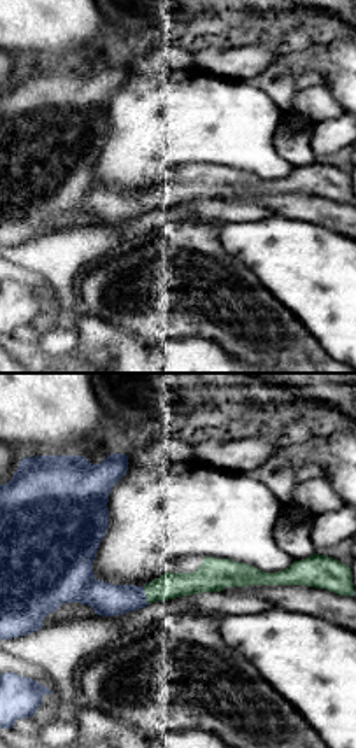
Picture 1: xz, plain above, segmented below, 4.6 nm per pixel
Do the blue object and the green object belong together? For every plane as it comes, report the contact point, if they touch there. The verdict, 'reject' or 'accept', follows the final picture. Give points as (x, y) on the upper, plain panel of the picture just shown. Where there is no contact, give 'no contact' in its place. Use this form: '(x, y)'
(144, 204)

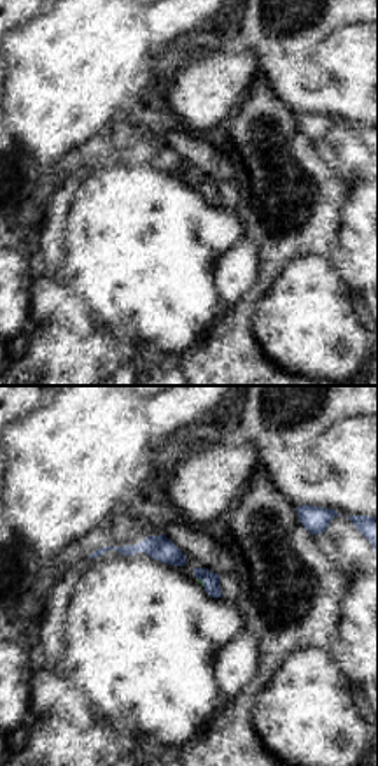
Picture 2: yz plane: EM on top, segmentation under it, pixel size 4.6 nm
(203, 188)

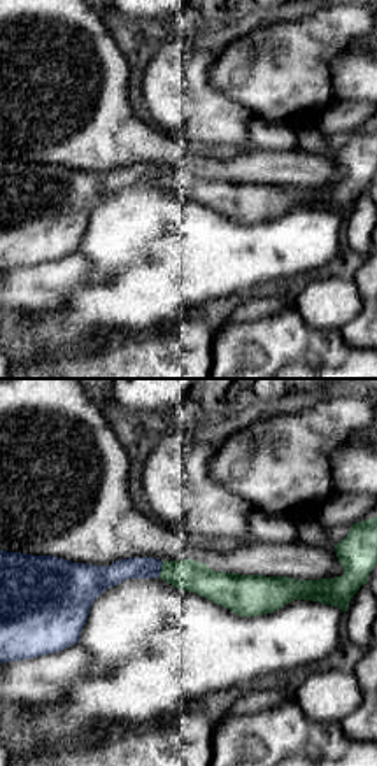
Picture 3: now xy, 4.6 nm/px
(160, 176)

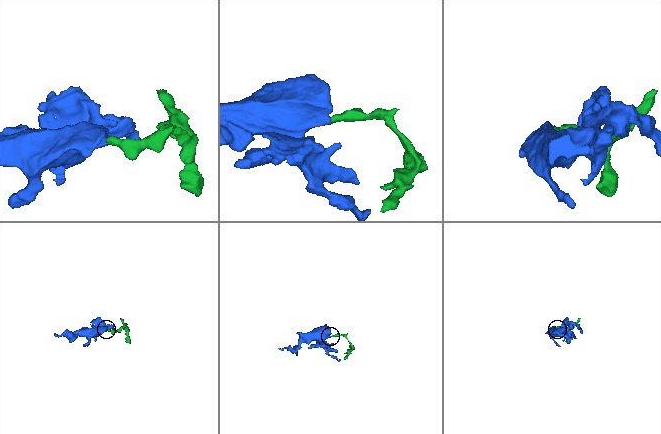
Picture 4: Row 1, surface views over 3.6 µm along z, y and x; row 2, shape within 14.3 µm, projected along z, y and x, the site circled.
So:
accept

